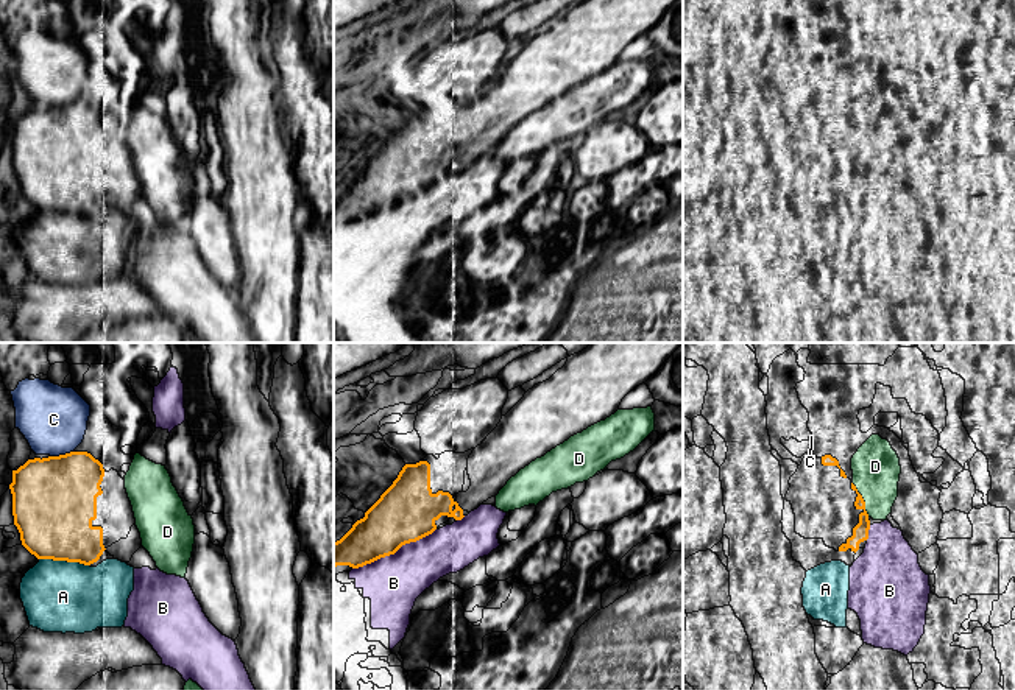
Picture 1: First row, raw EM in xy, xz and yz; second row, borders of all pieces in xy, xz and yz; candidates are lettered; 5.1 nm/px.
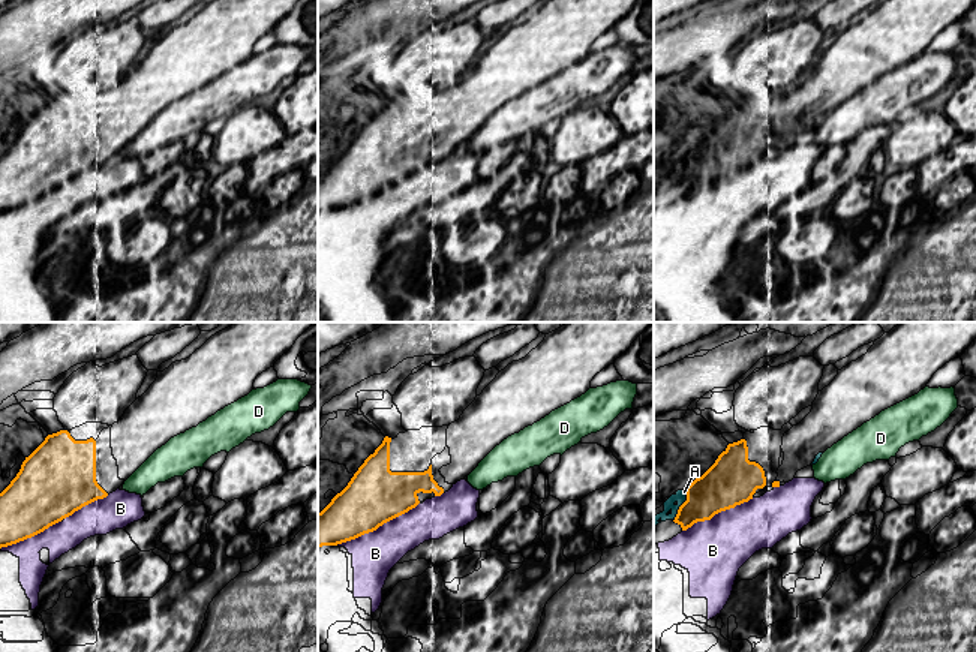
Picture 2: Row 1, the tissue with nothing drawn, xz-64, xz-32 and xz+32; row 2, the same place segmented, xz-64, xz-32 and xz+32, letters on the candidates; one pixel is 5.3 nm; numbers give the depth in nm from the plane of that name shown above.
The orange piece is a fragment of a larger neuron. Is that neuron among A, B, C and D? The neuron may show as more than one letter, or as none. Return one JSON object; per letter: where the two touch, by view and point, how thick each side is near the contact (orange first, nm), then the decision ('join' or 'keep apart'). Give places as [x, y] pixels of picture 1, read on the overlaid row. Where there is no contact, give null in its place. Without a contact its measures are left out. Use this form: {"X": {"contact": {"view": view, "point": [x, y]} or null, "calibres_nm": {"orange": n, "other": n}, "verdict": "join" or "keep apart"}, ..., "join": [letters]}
{"A": {"contact": {"view": "xy", "point": [64, 559]}, "calibres_nm": {"orange": 400, "other": 360}, "verdict": "keep apart"}, "B": {"contact": {"view": "xz", "point": [393, 553]}, "calibres_nm": {"orange": 300, "other": 280}, "verdict": "keep apart"}, "C": {"contact": {"view": "xy", "point": [61, 455]}, "calibres_nm": {"orange": 440, "other": 340}, "verdict": "keep apart"}, "D": {"contact": {"view": "yz", "point": [862, 500]}, "calibres_nm": {"orange": 80, "other": 240}, "verdict": "keep apart"}, "join": []}

